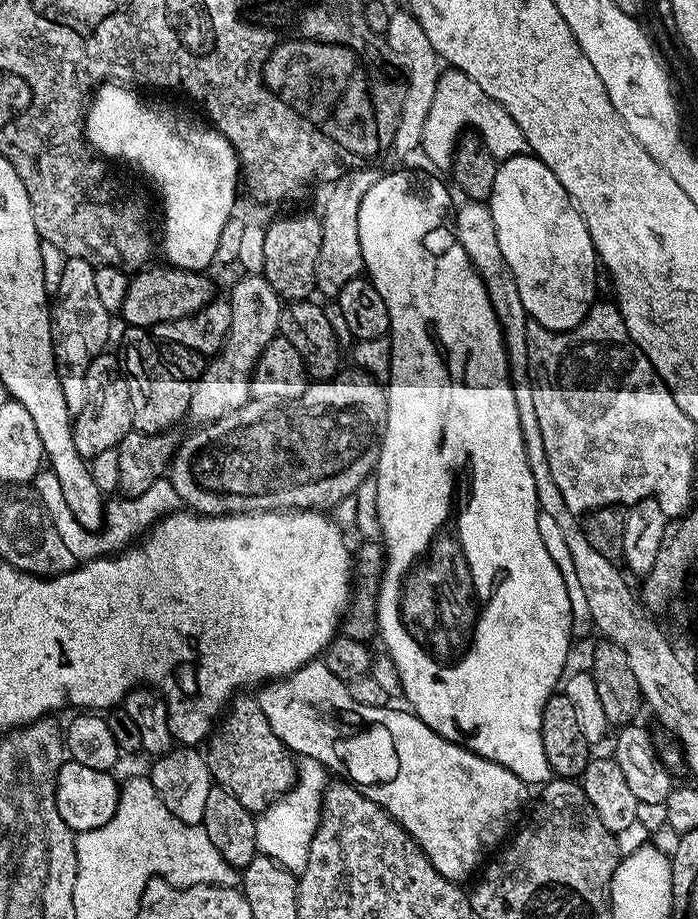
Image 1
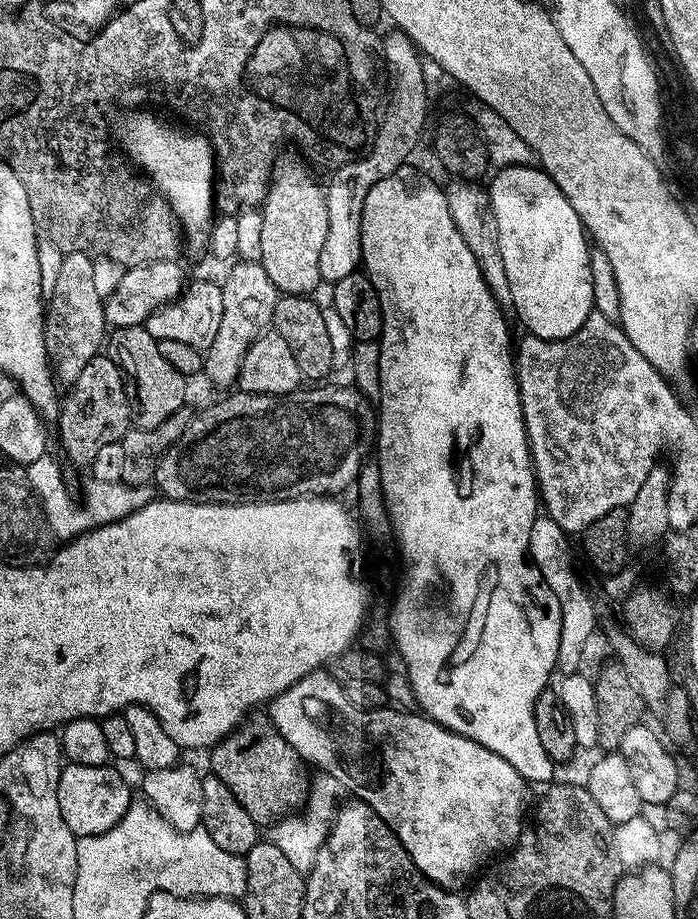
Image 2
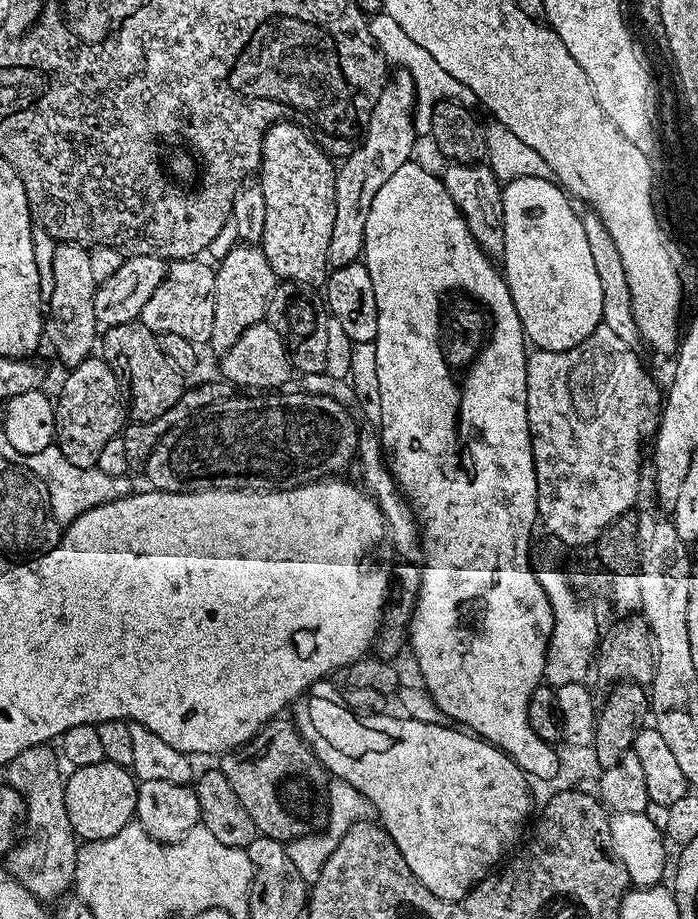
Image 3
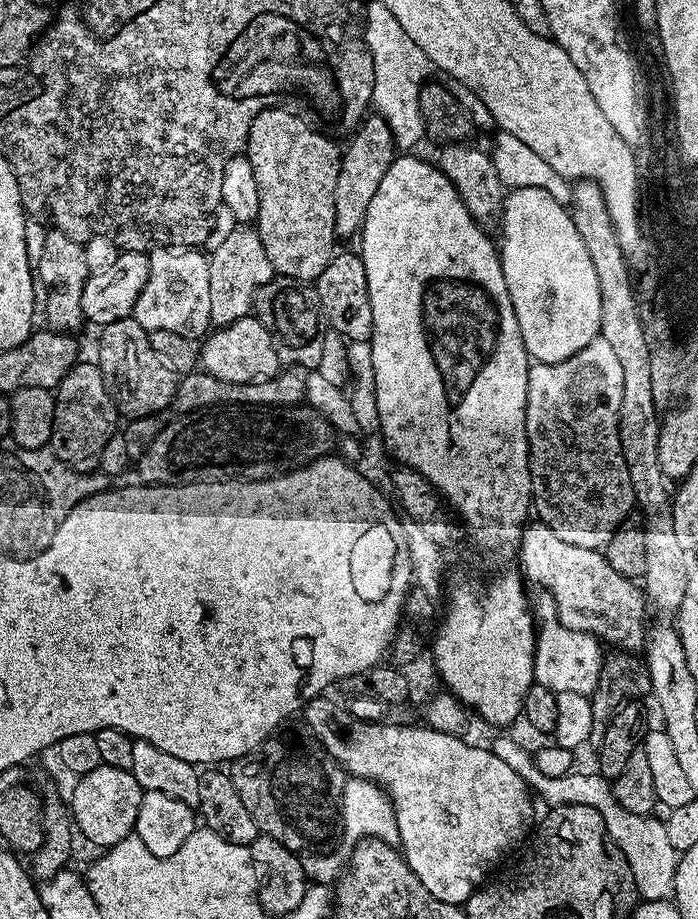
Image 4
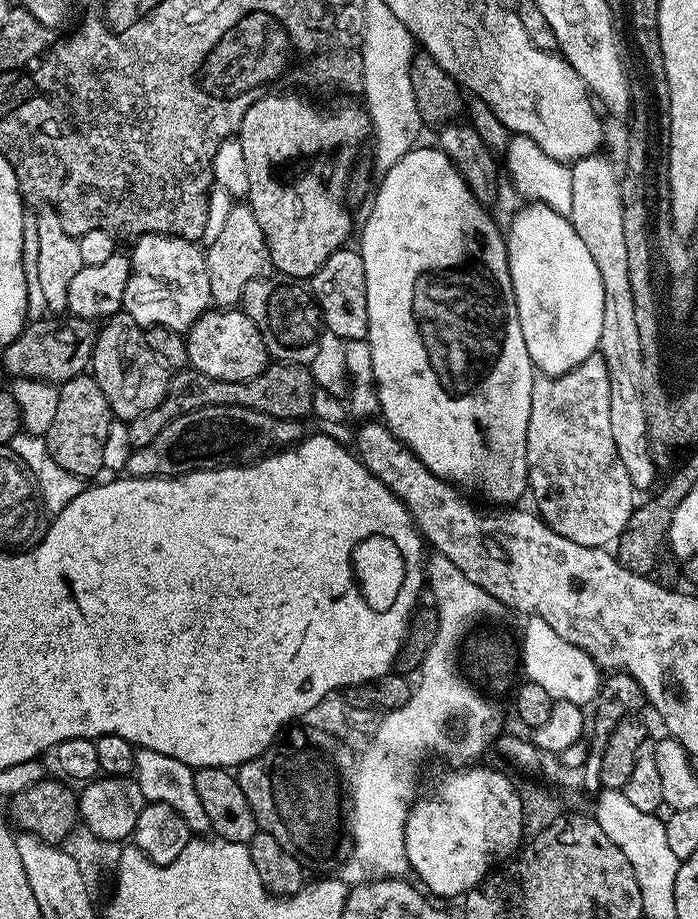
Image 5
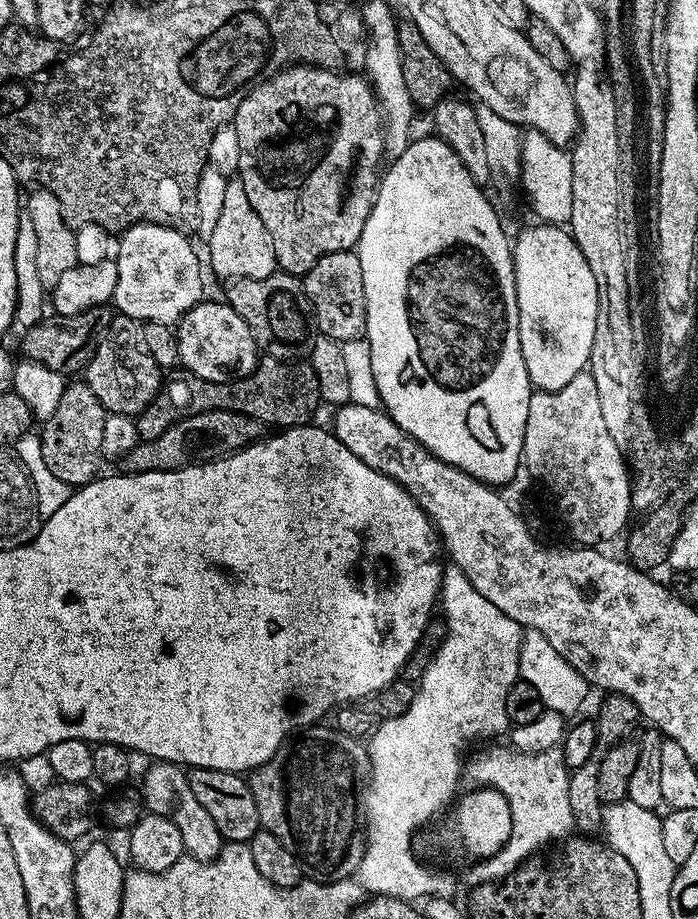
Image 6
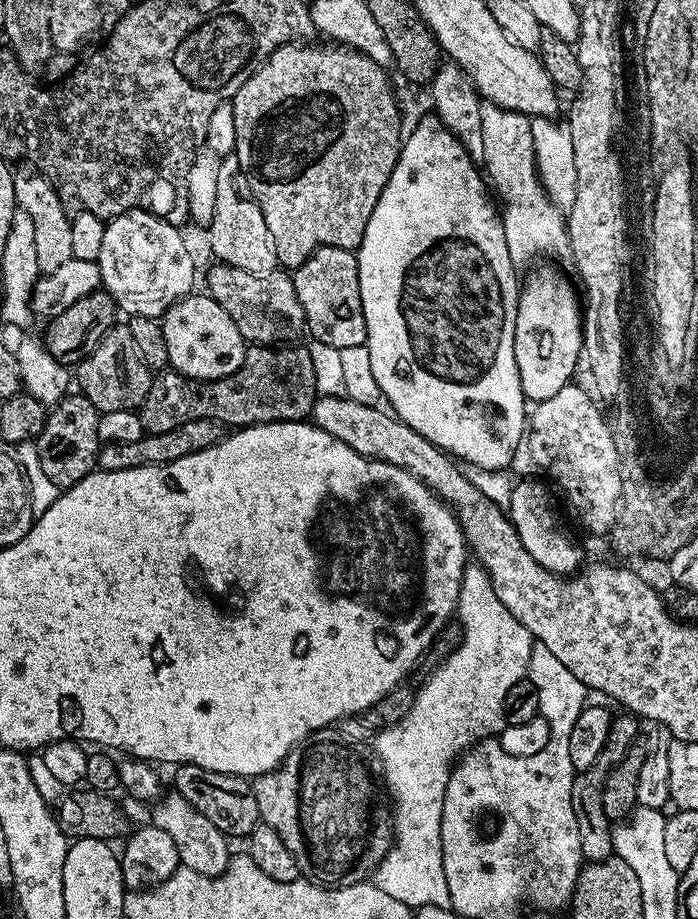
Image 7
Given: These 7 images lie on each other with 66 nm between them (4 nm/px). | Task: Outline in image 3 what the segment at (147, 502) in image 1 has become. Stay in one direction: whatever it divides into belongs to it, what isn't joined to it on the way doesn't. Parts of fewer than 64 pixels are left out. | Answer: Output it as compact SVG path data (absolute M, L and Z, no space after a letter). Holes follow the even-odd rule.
M55 442L46 446L46 450L38 450L38 454L23 457L22 464L48 491L48 507L61 526L71 524L86 514L86 510L94 510L94 506L102 506L106 502L114 502L119 496L129 495L134 488L128 476L102 474L102 470L97 468L79 468L74 466L74 462L66 462L66 454L62 454Z

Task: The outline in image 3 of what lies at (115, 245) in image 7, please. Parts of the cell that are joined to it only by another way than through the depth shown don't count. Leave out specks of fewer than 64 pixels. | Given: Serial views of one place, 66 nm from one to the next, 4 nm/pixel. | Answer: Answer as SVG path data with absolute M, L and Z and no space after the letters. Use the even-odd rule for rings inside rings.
M200 258L173 260L167 265L164 281L158 286L158 290L154 290L154 294L150 294L150 302L142 306L142 314L139 318L141 324L157 334L178 334L197 346L207 345L211 341L214 330L214 278L216 273L213 265L203 264L202 261L203 259Z

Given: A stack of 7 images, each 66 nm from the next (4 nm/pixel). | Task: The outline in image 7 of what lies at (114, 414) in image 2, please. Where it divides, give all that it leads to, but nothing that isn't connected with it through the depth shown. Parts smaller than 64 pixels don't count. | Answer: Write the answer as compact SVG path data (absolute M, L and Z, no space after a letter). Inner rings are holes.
M69 394L48 412L48 421L34 443L42 470L61 489L70 488L97 467L100 449L98 422L102 413L84 396Z

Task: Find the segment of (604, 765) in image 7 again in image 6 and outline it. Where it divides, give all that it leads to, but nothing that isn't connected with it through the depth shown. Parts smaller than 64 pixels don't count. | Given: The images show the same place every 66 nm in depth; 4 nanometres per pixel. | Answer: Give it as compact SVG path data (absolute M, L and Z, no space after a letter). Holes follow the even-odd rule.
M608 694L603 698L605 700L600 704L600 713L594 717L596 726L594 754L590 754L588 761L575 768L568 778L570 782L570 814L575 831L580 834L596 834L603 829L606 805L602 803L598 794L598 770L602 770L602 758L606 758L606 754L615 744L629 739L633 735L632 727L638 722L641 723L642 720L638 706L630 698L619 694Z

